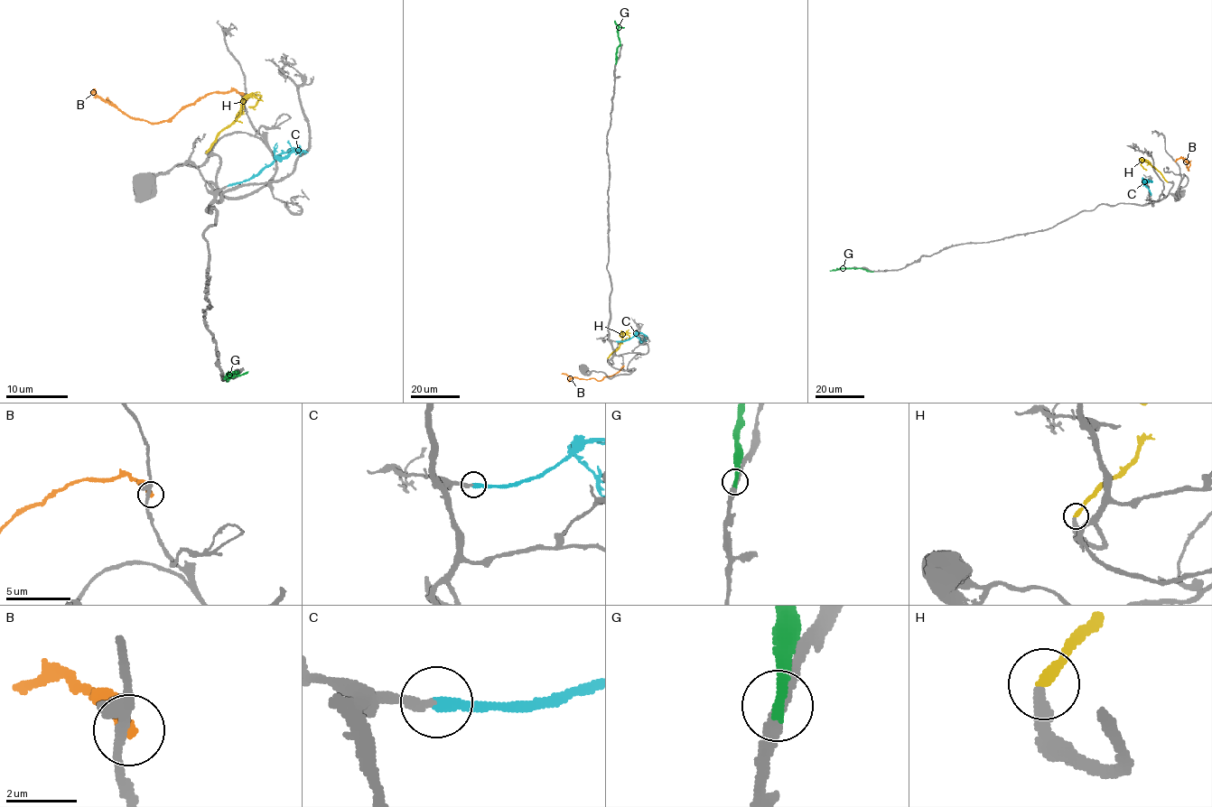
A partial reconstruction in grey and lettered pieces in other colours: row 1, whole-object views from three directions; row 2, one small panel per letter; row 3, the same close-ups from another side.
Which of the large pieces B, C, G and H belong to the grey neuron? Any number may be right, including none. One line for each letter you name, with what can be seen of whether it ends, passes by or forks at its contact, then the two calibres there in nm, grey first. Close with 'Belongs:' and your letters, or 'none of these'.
C: It ends there. Thickness 240 nm (grey) against 280 nm
H: It ends there. Thickness 360 nm (grey) against 280 nm
Belongs: C, H

